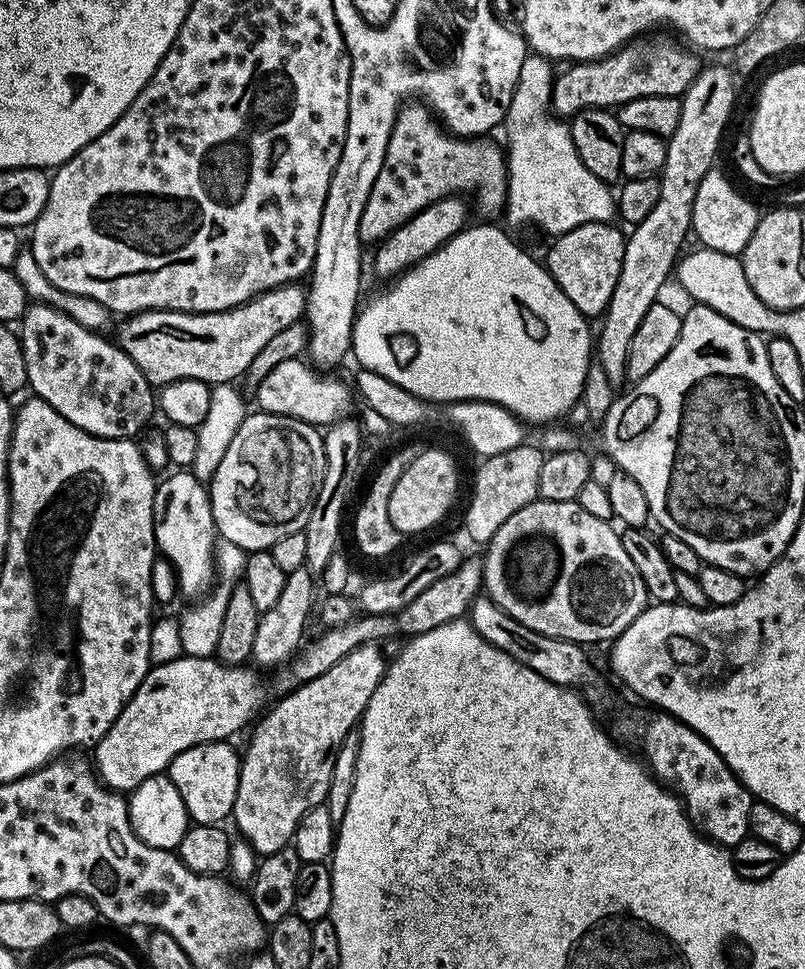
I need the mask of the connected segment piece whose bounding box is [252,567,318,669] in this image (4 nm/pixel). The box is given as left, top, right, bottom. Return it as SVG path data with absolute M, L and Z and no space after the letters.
M307 567L299 568L285 575L282 595L274 602L274 606L270 606L270 610L260 613L258 630L254 634L252 660L260 663L261 669L272 668L275 664L285 663L284 665L287 665L295 657L305 639L305 637L303 638L304 627L307 626L308 619L311 616L313 619L314 616L314 607L318 602L316 588L318 592L317 577L309 572Z

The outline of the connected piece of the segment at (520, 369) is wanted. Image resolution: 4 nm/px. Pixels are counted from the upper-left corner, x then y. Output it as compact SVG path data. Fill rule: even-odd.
M480 222L477 228L465 227L457 236L450 238L441 248L434 250L422 262L413 264L406 272L391 281L392 284L381 296L376 296L368 305L356 313L356 322L352 326L351 355L356 355L357 365L360 368L369 368L371 372L382 374L382 378L390 378L402 390L410 390L410 394L420 397L421 400L435 402L459 402L462 400L489 400L491 404L502 406L508 412L512 412L521 422L529 425L540 424L548 426L559 416L567 417L572 409L581 403L584 396L584 381L588 378L588 369L594 360L594 332L588 329L589 321L562 294L562 290L554 282L554 278L548 273L547 267L540 264L528 252L523 252L506 233L500 228L495 228L495 223Z

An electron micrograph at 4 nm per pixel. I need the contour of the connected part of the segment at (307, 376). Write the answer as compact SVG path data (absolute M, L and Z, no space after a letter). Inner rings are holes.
M303 359L283 360L262 378L262 382L255 385L256 400L259 411L273 412L276 416L289 416L307 424L317 426L331 426L337 420L347 417L352 408L354 392L340 380L331 380L331 375L321 374L317 369L309 366Z

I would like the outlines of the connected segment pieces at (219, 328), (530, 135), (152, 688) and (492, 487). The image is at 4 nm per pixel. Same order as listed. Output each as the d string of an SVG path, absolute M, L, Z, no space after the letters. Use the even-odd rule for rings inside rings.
M299 283L283 284L225 312L137 312L125 319L118 345L153 386L179 380L201 380L210 386L231 384L247 373L250 362L258 358L258 350L274 334L282 334L305 312L305 289Z
M529 54L522 62L522 74L518 74L518 86L514 90L514 98L510 98L506 117L506 129L508 128L506 217L508 216L512 224L533 224L534 227L549 232L549 237L555 238L586 222L611 221L617 215L617 210L613 189L608 189L611 187L605 181L594 178L594 174L586 170L582 158L578 158L578 150L574 150L571 127L549 111L554 83L552 68L554 68L553 61L543 56Z
M183 654L177 656L177 660L149 667L146 678L142 678L130 702L126 702L122 714L118 714L104 737L96 741L94 771L105 788L121 794L131 793L146 778L167 773L170 762L182 754L182 750L190 750L199 744L224 742L232 738L228 736L234 735L239 728L247 729L257 713L265 707L264 684L260 681L259 671L251 672L251 667L248 666L222 664L215 658Z
M531 442L519 444L514 450L506 450L506 454L494 454L483 461L484 464L476 472L476 485L472 488L472 501L468 504L468 513L464 516L464 524L468 527L468 536L477 540L480 546L487 545L494 534L510 518L510 514L518 514L522 506L529 504L538 496L538 474L542 471L545 453Z

